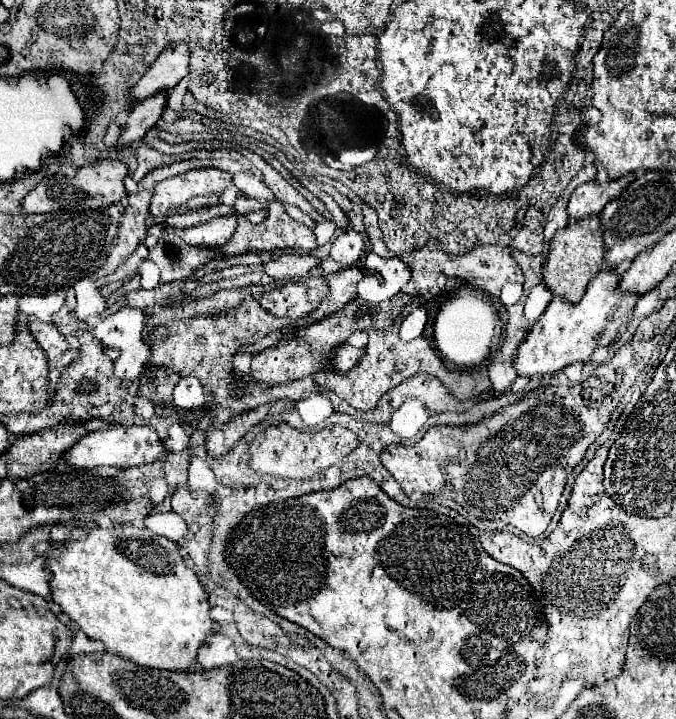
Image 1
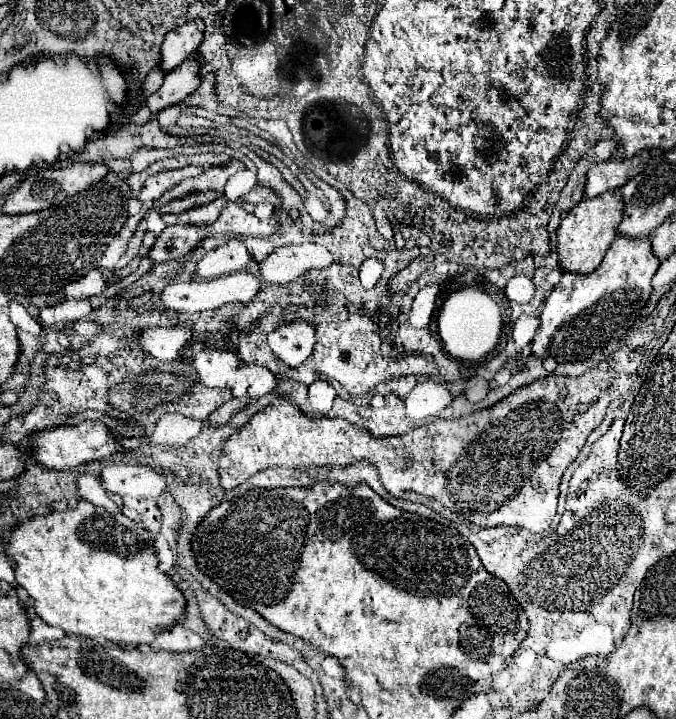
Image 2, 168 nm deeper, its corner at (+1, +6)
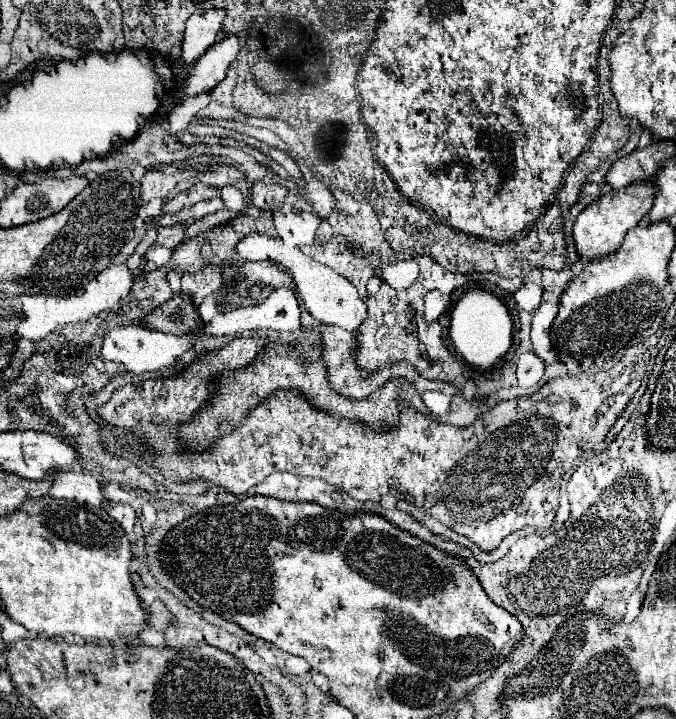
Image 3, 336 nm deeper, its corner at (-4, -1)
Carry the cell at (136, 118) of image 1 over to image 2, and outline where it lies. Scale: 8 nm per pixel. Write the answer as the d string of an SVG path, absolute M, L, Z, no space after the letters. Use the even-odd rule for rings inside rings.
M192 57L184 61L184 65L166 73L162 87L146 99L146 107L152 111L152 115L158 115L166 107L184 101L200 85L198 73L200 73L198 57Z

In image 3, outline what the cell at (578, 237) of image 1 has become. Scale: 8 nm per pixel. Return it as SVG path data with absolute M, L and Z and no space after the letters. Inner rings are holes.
M637 180L629 188L611 190L595 198L577 216L573 224L573 236L575 236L575 246L577 246L579 256L591 260L591 258L601 258L601 256L615 252L623 244L625 234L631 228L635 228L641 222L641 218L649 212L649 208L653 206L653 196L655 196L653 184L649 180Z

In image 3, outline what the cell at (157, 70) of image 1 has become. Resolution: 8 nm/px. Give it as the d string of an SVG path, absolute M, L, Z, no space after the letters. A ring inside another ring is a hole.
M207 10L203 14L193 14L187 20L183 38L183 62L189 66L199 56L203 56L219 38L225 10Z

